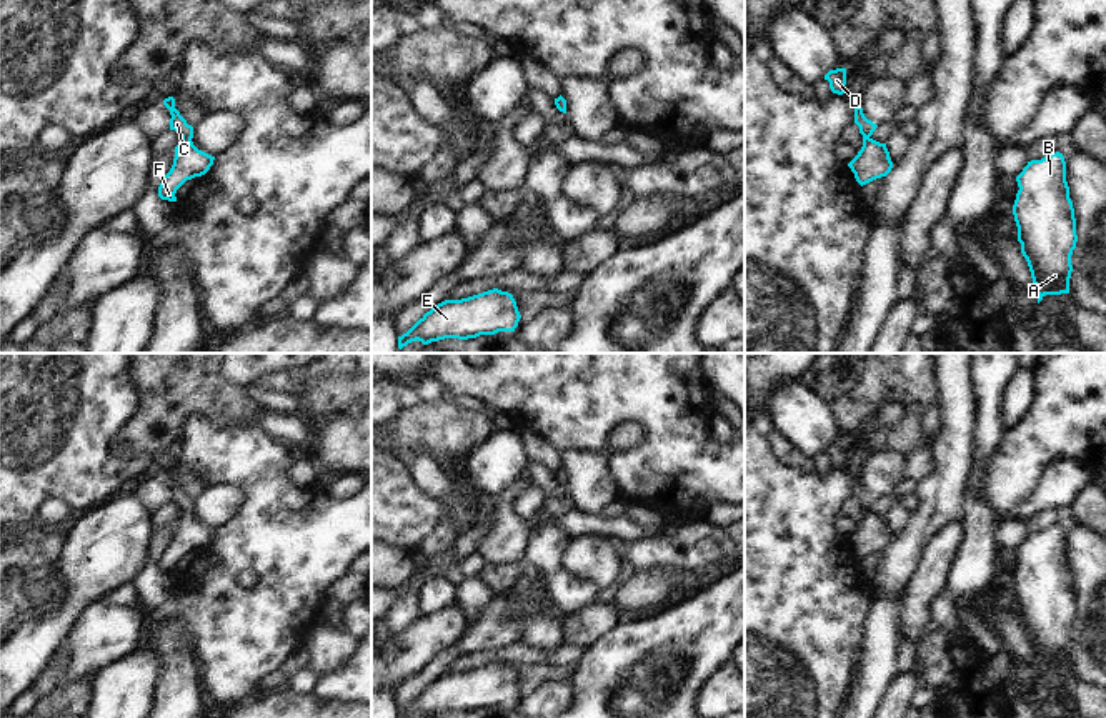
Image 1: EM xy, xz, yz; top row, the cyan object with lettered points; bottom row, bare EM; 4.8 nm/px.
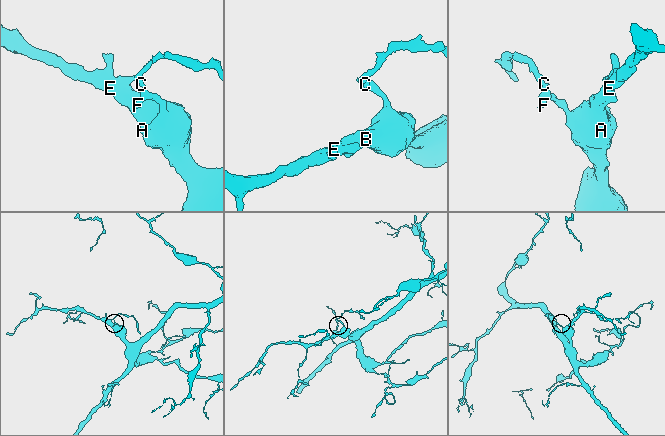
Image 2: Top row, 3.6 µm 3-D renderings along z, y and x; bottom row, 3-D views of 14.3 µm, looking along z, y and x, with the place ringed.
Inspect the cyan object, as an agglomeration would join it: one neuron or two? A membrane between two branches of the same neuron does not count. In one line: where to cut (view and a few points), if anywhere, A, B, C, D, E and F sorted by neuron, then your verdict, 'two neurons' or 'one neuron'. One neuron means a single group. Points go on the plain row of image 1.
cut none; groups A B C D E F; one neuron

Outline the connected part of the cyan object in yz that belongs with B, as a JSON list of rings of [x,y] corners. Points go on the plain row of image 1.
[[[1063,526],[1028,535],[1016,555],[1018,615],[1039,676],[1044,668],[1069,666],[1071,628],[1078,615]]]

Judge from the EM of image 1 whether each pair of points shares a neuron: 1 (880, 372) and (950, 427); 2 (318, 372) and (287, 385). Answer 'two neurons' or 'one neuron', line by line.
1: two neurons
2: one neuron

